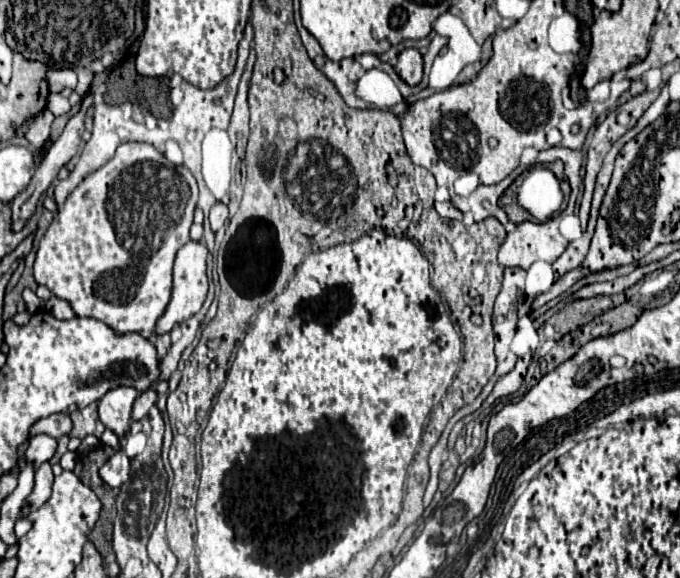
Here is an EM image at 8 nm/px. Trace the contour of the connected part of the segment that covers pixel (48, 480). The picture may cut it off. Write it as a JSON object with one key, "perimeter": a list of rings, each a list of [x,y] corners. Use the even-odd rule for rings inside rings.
{"perimeter":[[[46,462],[46,464],[42,464],[42,466],[36,470],[36,484],[34,484],[34,490],[32,490],[32,494],[30,494],[30,498],[28,498],[28,506],[24,506],[22,512],[20,512],[20,518],[26,516],[32,508],[38,508],[40,504],[44,504],[44,502],[50,498],[52,480],[54,480],[54,476],[52,476],[52,466],[50,466],[50,462]]]}

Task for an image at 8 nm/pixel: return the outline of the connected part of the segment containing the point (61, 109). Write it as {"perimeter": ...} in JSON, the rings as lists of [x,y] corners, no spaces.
{"perimeter":[[[50,94],[50,98],[48,98],[48,104],[50,104],[50,110],[52,110],[56,116],[60,116],[60,114],[66,114],[66,112],[70,110],[70,104],[68,104],[68,100],[66,100],[66,98],[62,98],[60,94]]]}

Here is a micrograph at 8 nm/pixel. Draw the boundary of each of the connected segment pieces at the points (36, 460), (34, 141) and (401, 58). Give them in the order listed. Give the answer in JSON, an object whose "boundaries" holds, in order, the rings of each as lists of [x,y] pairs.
{"boundaries":[[[[38,434],[36,438],[30,440],[28,452],[26,452],[26,460],[32,462],[38,468],[42,462],[50,460],[54,452],[56,452],[56,438],[46,436],[46,434]]],[[[44,110],[36,116],[36,120],[30,124],[28,132],[26,132],[26,138],[30,140],[32,148],[40,148],[46,144],[48,140],[48,134],[50,134],[50,126],[52,126],[52,120],[54,120],[54,114],[50,110]]],[[[404,48],[398,54],[396,72],[408,86],[416,86],[422,80],[422,70],[424,70],[424,60],[416,48]]]]}

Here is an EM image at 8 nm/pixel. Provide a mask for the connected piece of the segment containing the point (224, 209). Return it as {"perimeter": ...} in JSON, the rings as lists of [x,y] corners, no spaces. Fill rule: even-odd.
{"perimeter":[[[216,202],[212,206],[212,210],[210,210],[210,226],[212,226],[212,230],[218,230],[220,226],[224,226],[226,218],[228,218],[228,206],[222,204],[222,202]]]}

